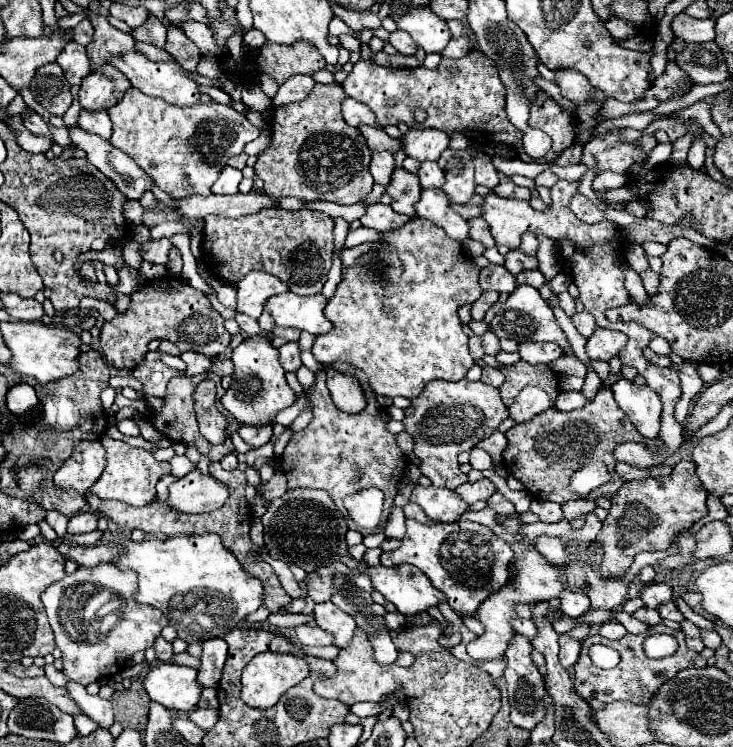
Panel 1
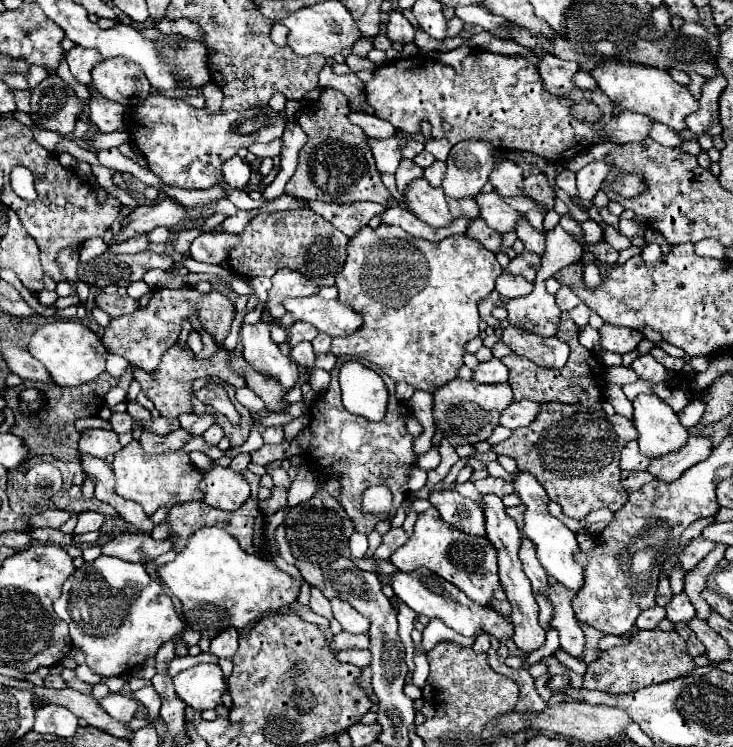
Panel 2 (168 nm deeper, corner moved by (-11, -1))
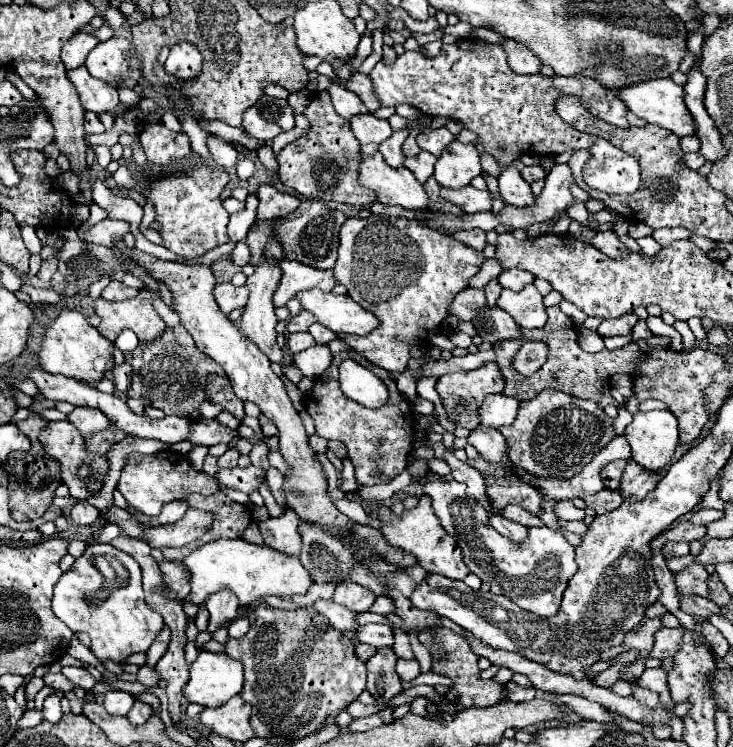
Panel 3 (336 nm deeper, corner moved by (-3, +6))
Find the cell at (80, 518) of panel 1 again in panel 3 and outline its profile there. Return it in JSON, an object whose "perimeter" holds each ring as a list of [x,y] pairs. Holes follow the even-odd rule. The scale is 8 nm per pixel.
{"perimeter":[[[78,501],[78,503],[74,503],[74,507],[70,509],[70,517],[72,517],[72,521],[74,521],[76,525],[90,525],[90,523],[94,523],[94,521],[100,517],[100,511],[98,511],[96,507],[88,505],[88,503]]]}

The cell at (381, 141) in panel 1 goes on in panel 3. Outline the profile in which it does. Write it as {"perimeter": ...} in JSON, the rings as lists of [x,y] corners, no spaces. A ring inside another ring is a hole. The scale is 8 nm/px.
{"perimeter":[[[336,81],[328,87],[328,93],[332,97],[332,103],[334,103],[338,115],[342,115],[346,119],[350,119],[350,117],[354,117],[358,113],[366,113],[368,111],[366,105],[362,103],[362,99],[356,93],[352,93],[350,89],[346,89],[344,85],[340,85]]]}

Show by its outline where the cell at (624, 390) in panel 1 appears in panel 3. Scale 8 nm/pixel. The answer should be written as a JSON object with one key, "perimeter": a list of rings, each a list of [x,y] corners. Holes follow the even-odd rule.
{"perimeter":[[[668,409],[640,411],[626,427],[624,437],[632,447],[632,459],[646,471],[658,473],[670,463],[678,445],[678,421]]]}

